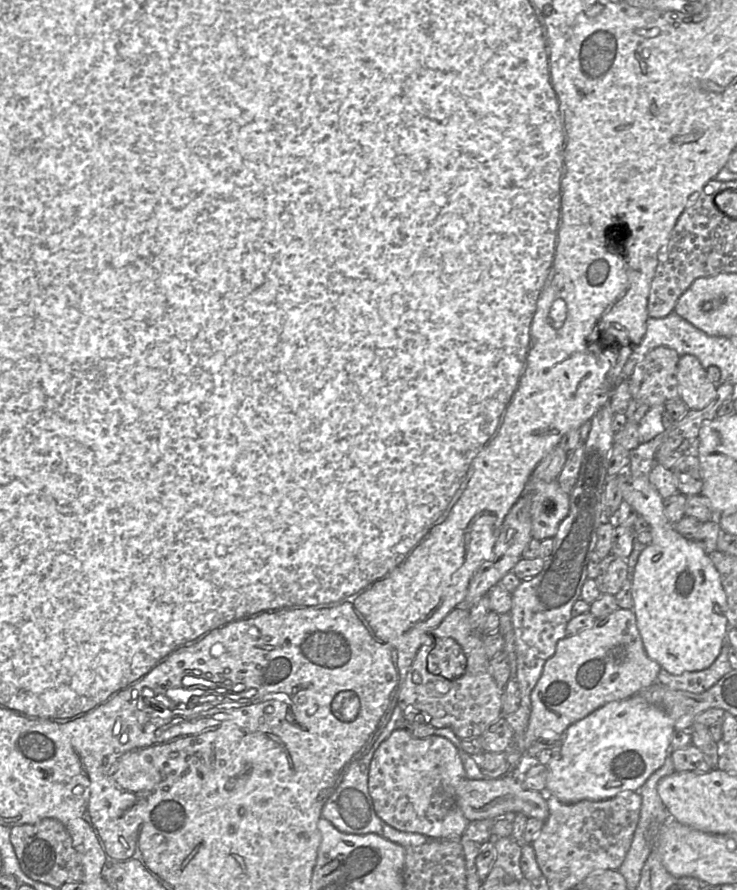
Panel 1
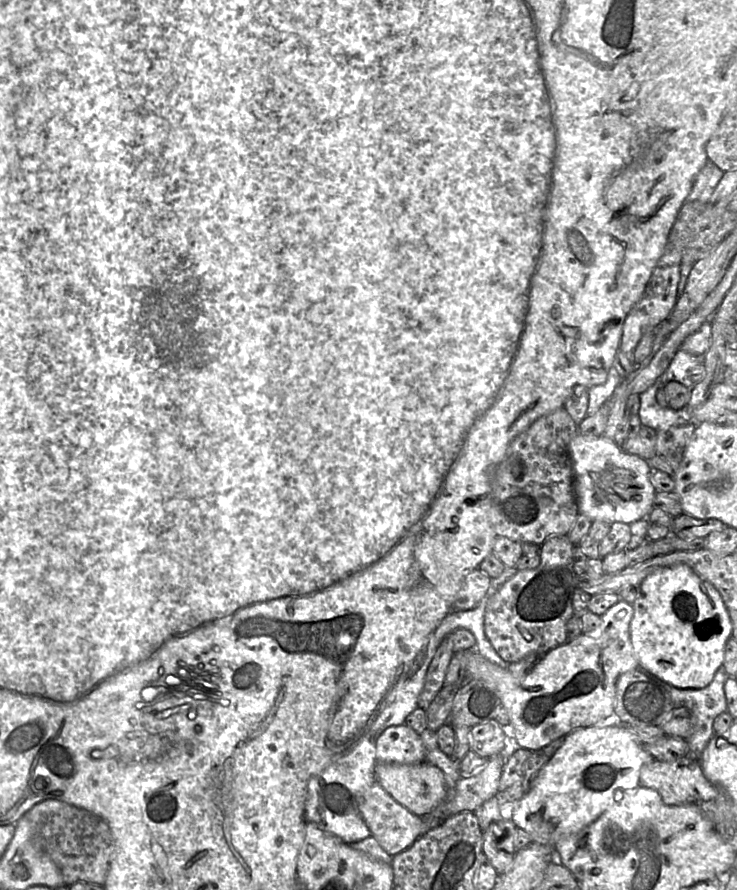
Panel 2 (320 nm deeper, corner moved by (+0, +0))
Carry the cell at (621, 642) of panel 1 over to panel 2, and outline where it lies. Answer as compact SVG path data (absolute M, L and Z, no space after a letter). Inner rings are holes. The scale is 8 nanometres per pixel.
M619 601L618 603L611 606L603 615L600 616L602 624L601 624L601 635L599 637L594 638L585 634L581 634L571 642L564 643L551 649L542 657L542 659L533 667L533 669L530 672L521 677L516 677L512 675L507 669L502 668L492 663L491 661L487 660L482 655L480 655L476 650L470 650L468 652L455 652L455 653L465 653L465 670L467 674L467 680L473 679L486 683L490 688L492 688L496 692L496 694L500 698L503 707L506 709L509 715L510 726L507 729L507 731L509 732L510 737L512 737L513 743L516 743L518 746L527 748L531 751L539 751L542 750L542 748L547 746L549 743L551 743L553 740L560 737L565 737L572 731L577 730L579 728L595 726L598 722L601 722L605 720L607 717L611 716L613 712L615 713L617 679L621 674L629 670L635 669L639 666L639 662L634 652L630 639L630 622L632 620L632 617L631 615L628 615L628 613L625 610L619 611L620 609L625 609L626 603L627 602L625 601Z

